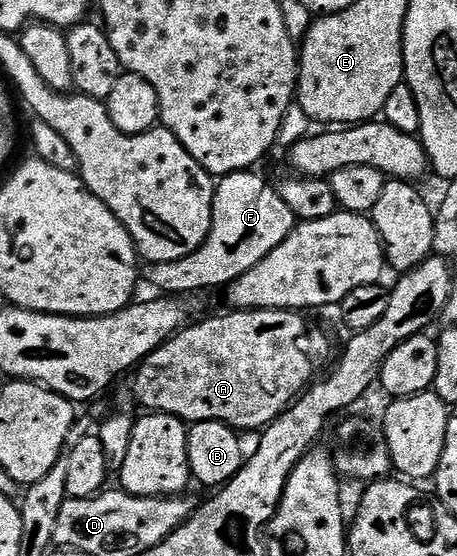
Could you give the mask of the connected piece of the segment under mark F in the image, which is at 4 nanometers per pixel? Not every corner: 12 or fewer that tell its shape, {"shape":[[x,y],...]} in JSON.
{"shape":[[250,170],[223,174],[206,242],[149,267],[166,296],[225,288],[296,225]]}

